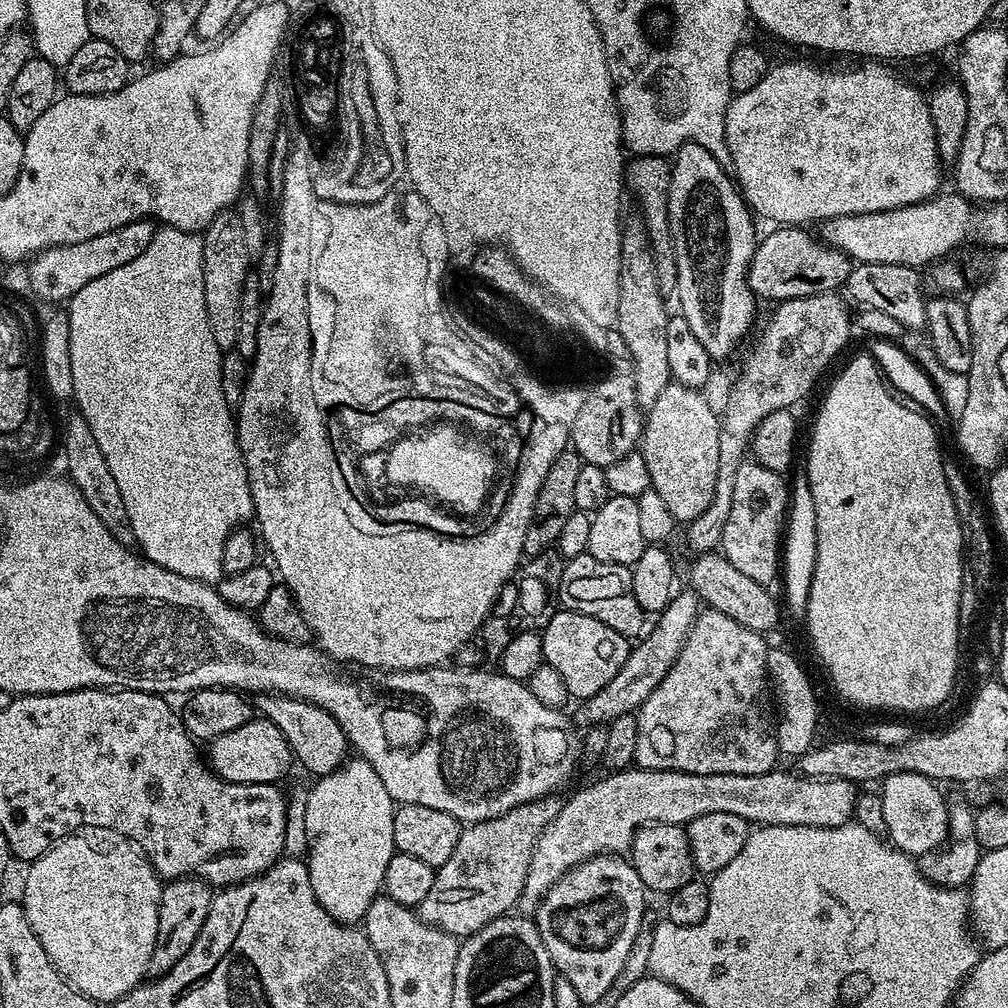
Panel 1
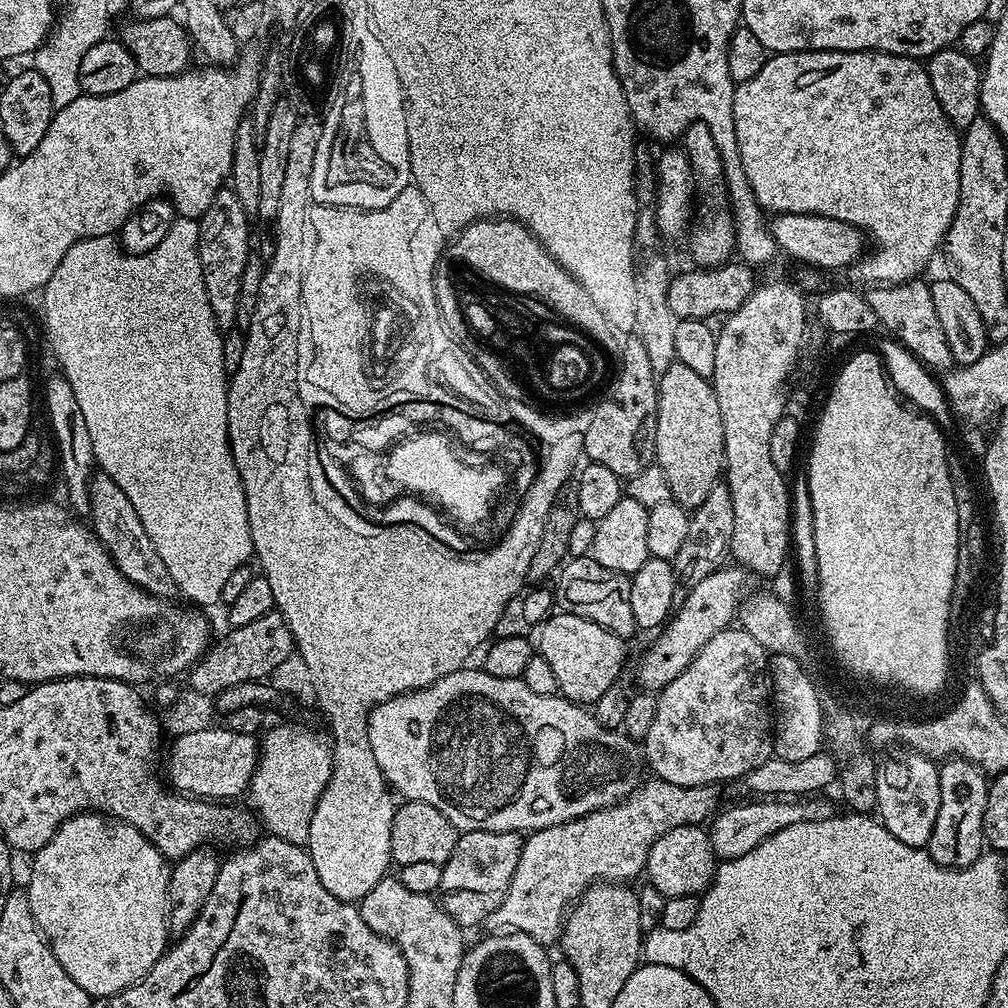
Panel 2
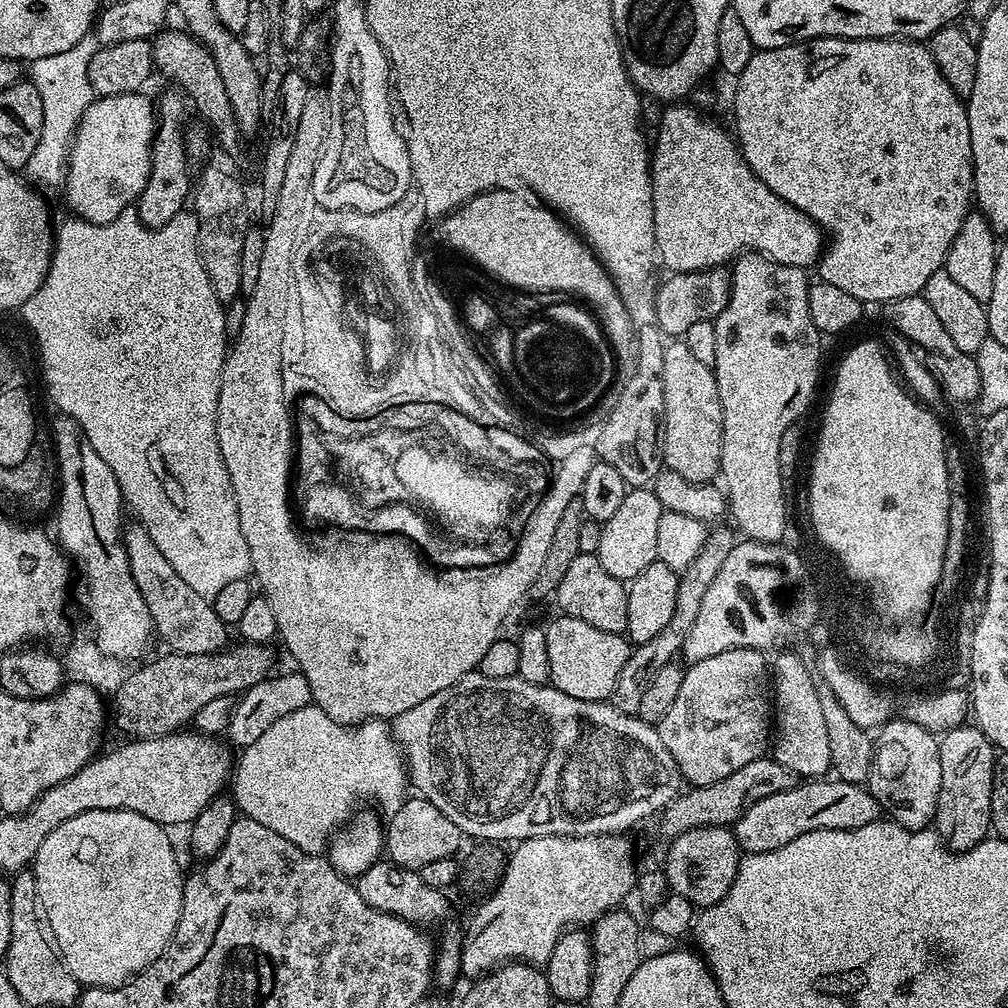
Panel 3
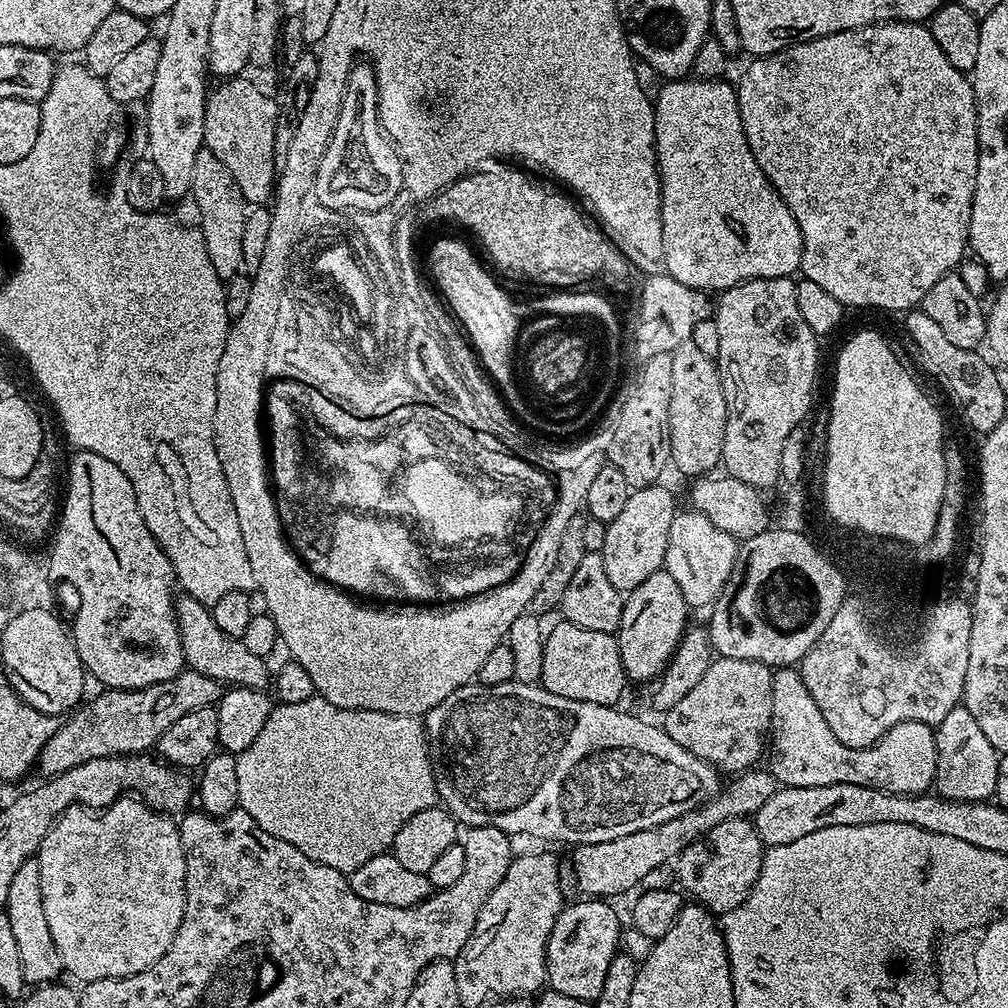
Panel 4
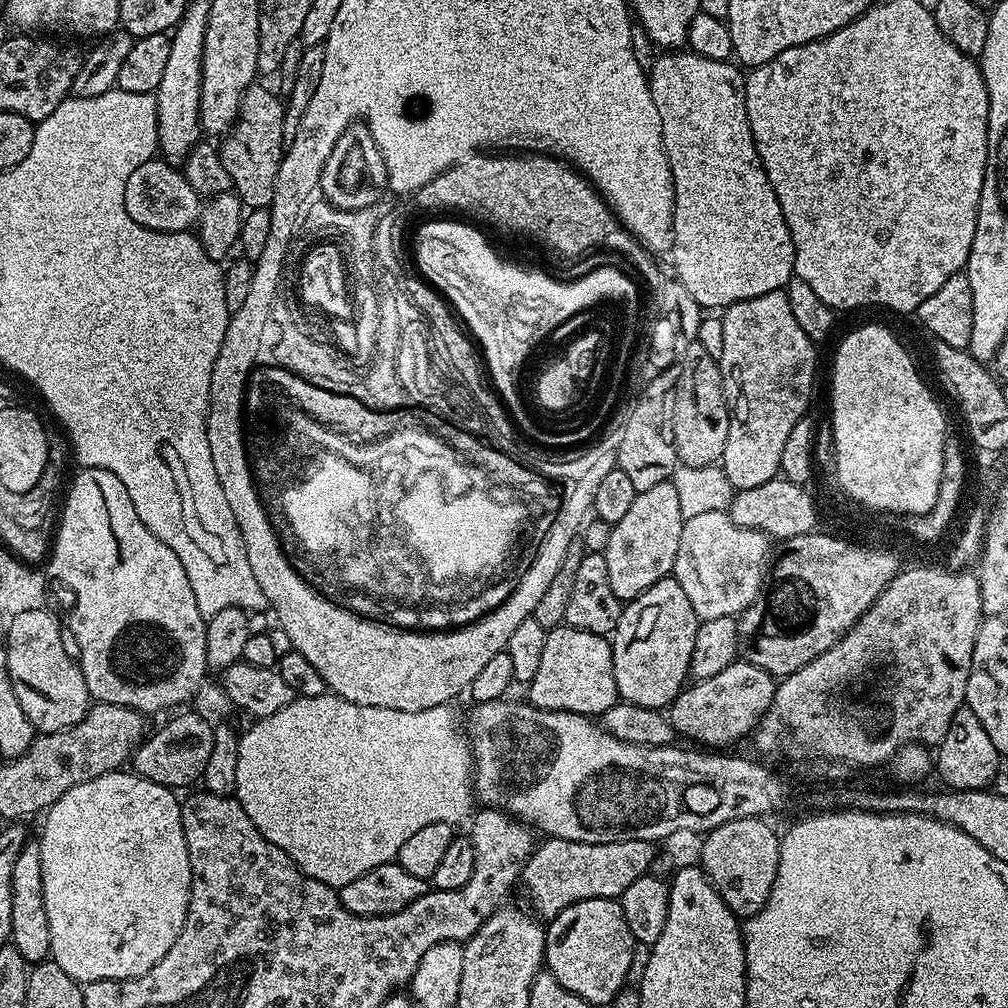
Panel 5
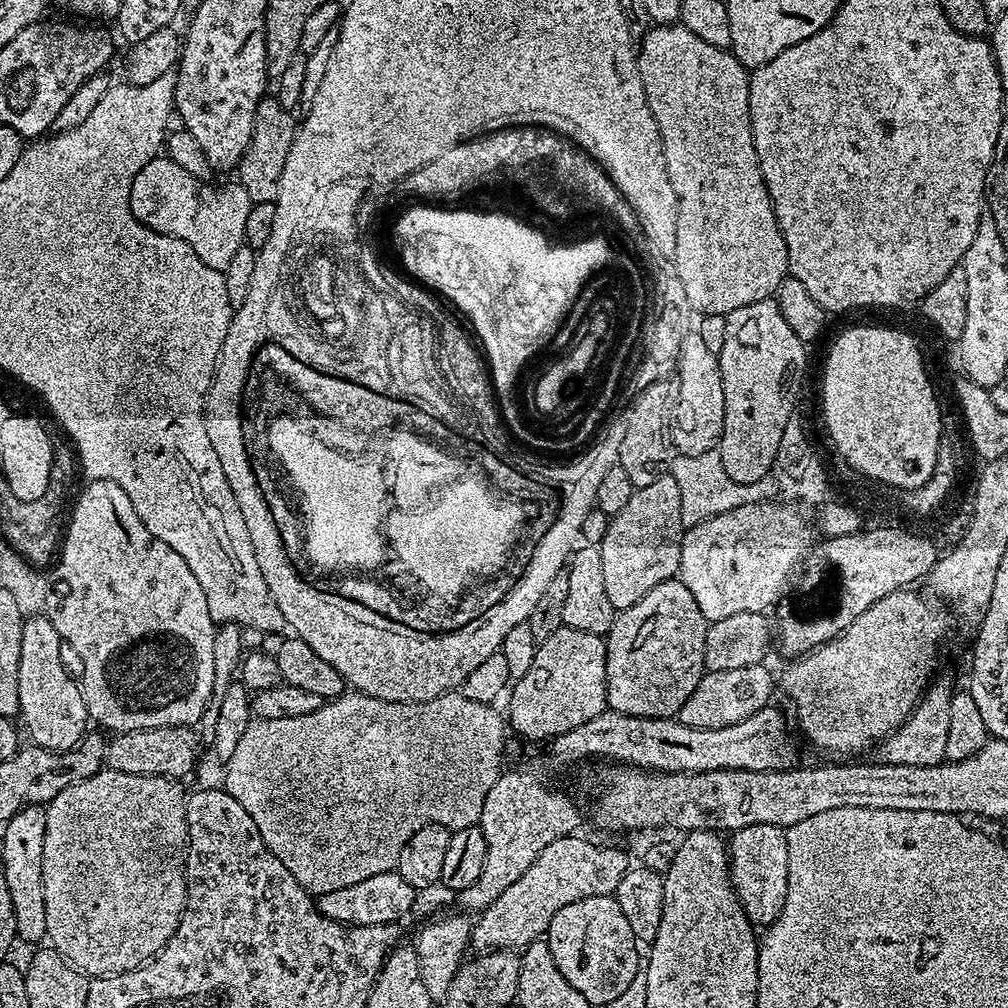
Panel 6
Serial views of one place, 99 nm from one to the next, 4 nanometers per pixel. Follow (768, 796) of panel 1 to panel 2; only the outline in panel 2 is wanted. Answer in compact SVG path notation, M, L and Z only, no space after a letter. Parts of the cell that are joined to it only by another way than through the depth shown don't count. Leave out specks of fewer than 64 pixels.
M652 778L649 781L649 784L648 781L641 783L632 795L614 806L531 833L521 846L517 870L514 871L505 900L491 916L490 924L493 924L493 929L521 932L545 946L555 945L564 931L564 922L570 909L587 888L601 882L632 882L628 880L634 879L639 872L641 875L647 869L650 846L654 846L654 842L662 838L662 834L683 824L703 825L711 821L714 813L721 807L721 789L715 784L674 786L674 782L665 780Z

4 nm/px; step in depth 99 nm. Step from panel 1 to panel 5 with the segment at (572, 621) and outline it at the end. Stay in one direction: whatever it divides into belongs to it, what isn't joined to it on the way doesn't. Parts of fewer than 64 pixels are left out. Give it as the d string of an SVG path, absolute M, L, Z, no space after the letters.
M567 626L551 629L546 638L546 646L542 646L538 674L534 674L526 692L527 703L533 708L573 712L593 718L603 717L610 706L618 703L611 643L605 637L590 634L586 630Z

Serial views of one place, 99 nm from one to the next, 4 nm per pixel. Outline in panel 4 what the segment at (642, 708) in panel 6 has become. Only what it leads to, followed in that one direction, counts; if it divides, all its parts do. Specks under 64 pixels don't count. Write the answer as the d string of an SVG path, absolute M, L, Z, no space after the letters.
M663 570L650 574L642 586L627 593L618 639L624 674L629 681L655 681L664 675L668 661L675 655L680 639L689 627L688 615L690 609L686 598L682 598L682 590L678 590L678 582Z

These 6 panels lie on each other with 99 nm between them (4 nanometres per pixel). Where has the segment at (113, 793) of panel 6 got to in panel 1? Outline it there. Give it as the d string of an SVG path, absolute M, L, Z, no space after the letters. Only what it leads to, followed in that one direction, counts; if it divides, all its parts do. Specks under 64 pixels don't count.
M80 828L63 836L50 850L27 865L24 913L42 942L42 950L64 979L97 1005L111 1006L148 976L150 953L158 938L162 877L132 841L109 828Z

